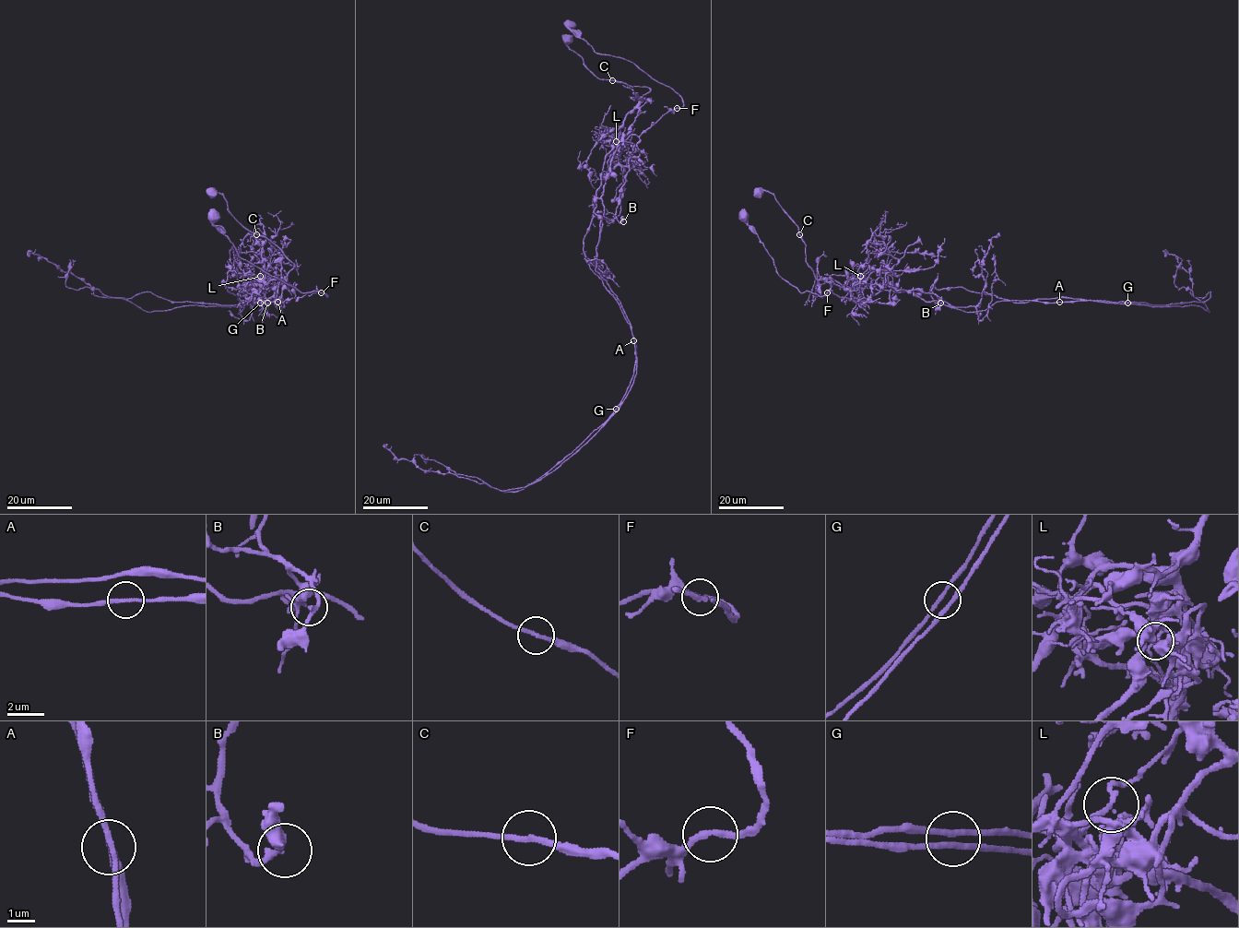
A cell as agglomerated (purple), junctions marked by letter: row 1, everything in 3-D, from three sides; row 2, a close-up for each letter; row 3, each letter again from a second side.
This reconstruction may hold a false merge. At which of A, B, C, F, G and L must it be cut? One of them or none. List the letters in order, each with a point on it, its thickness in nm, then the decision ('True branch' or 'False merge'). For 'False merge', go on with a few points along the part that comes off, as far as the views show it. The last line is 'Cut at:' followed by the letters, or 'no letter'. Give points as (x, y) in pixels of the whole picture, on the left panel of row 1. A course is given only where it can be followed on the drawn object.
A: Place: (277, 302). Thickness 190 nm. True branch
B: Place: (267, 303). Thickness 180 nm. True branch
C: Place: (256, 234). Thickness 200 nm. True branch
F: Place: (321, 292). Thickness 220 nm. True branch
G: Place: (260, 303). Thickness 190 nm. True branch
L: Place: (260, 276). Thickness 160 nm. False merge. Course of the part to remove: (260, 276), (263, 267), (252, 290), (271, 301), (327, 296), (300, 292), (242, 259), (213, 224), (215, 210)
Cut at: L

